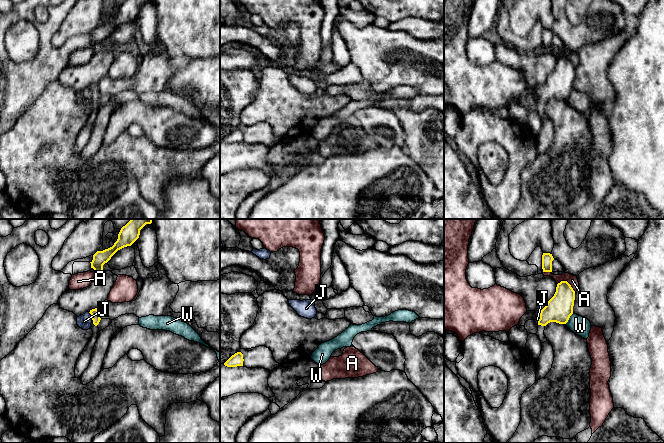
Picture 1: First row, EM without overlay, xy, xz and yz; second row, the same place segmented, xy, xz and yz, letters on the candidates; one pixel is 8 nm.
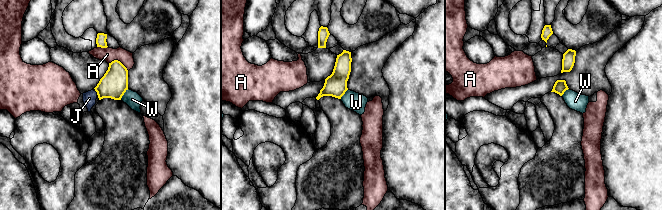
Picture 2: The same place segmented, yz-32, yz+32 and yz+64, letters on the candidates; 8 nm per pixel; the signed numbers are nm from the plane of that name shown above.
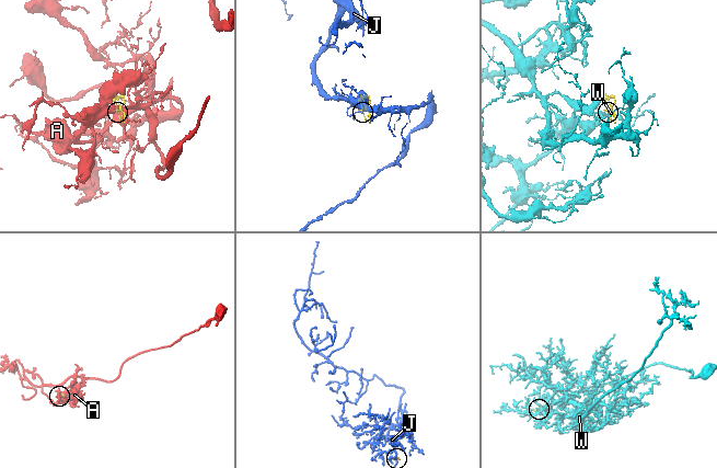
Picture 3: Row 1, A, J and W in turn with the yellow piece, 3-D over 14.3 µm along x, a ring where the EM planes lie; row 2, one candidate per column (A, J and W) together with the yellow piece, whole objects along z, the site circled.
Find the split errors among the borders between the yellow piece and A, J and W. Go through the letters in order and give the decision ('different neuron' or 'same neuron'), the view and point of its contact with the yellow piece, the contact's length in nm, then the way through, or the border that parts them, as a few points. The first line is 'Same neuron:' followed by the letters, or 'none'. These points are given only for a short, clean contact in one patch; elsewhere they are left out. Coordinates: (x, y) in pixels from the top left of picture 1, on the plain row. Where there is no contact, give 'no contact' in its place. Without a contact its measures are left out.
Same neuron: none
A: different neuron; meets yellow in yz at (567, 58); contact 170 nm long; border along yz (557, 59), (566, 57), (575, 67)
J: different neuron; meets yellow in xy at (91, 91); contact 70 nm long; border along xy (88, 88), (92, 95)
W: different neuron; meets yellow in yz at (569, 93); contact 110 nm long; border along yz (573, 89), (565, 99)

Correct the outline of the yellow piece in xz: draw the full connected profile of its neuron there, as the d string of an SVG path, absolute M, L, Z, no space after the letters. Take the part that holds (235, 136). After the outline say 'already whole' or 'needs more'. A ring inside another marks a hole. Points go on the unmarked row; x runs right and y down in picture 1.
M237 128L234 131L232 131L225 139L224 141L227 143L237 143L237 142L243 142L243 130L241 128Z; already whole

